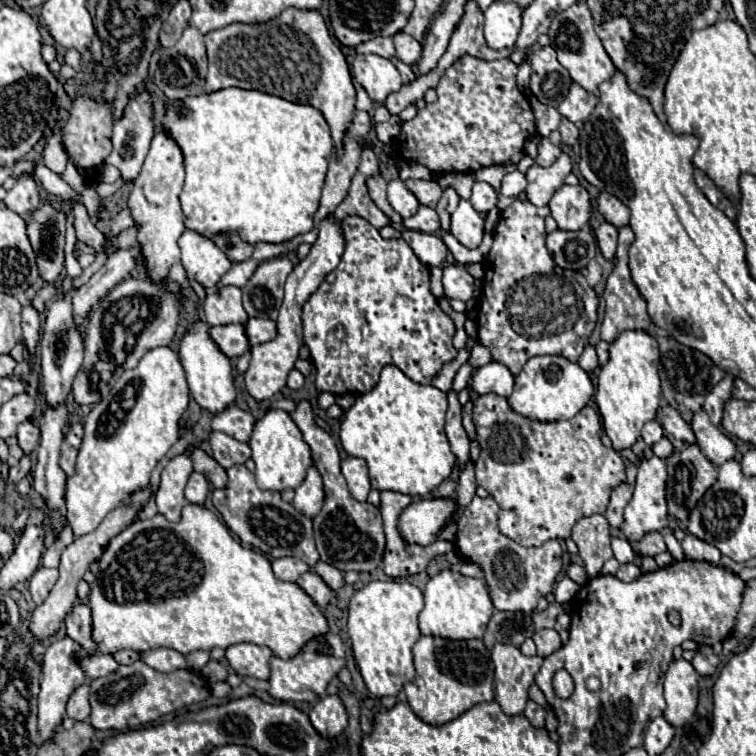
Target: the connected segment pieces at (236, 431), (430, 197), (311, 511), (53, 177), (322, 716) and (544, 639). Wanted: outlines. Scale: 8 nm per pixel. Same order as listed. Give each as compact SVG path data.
M230 406L212 418L212 430L224 432L240 442L250 440L254 424L256 424L256 418L250 412L244 412L236 406Z
M406 180L404 186L420 200L420 204L430 208L436 208L442 196L442 188L436 180Z
M312 464L306 480L296 488L296 496L292 500L292 506L298 512L302 512L304 516L314 518L318 514L318 510L322 508L322 498L324 498L322 476L318 474L318 470L314 470L314 464Z
M36 164L31 173L23 173L17 178L25 176L36 176L50 194L62 198L66 204L68 204L68 202L80 202L80 198L82 198L82 196L80 196L78 192L74 192L58 174L54 174L52 170L48 170L44 164Z
M326 696L316 706L312 706L308 714L316 732L324 738L336 738L348 724L346 710L338 696Z
M540 630L532 638L536 642L538 656L542 656L542 658L550 656L554 650L558 650L562 646L562 640L560 640L560 636L558 636L556 630Z

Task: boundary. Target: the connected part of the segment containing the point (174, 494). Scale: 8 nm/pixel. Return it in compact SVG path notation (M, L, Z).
M188 454L174 456L162 470L160 488L156 492L158 514L170 522L178 522L182 508L188 504L184 498L186 482L192 474L192 460Z

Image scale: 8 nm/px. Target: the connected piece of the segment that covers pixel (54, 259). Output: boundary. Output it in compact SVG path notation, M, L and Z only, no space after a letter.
M44 200L28 224L28 238L36 254L36 264L44 282L58 282L64 270L68 214L56 210L50 200Z

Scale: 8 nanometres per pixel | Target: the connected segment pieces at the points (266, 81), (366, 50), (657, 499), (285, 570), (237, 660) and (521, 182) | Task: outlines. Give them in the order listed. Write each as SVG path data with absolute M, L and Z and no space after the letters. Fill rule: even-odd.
M288 8L280 18L250 26L230 24L204 36L208 48L208 76L206 92L238 86L274 94L288 102L310 104L326 118L334 148L338 154L344 150L344 134L354 120L356 90L352 86L350 68L344 54L332 42L324 18L316 10Z
M380 37L370 40L370 42L364 42L356 48L356 52L362 52L362 54L378 54L382 58L392 58L396 56L396 50L394 50L394 42L392 38Z
M650 456L644 458L638 466L638 476L636 476L636 486L634 486L634 496L624 508L624 524L622 524L622 534L630 542L640 542L648 532L660 532L668 526L668 510L666 510L666 464L662 458Z
M286 556L286 558L278 558L278 560L272 560L272 570L274 570L274 576L280 578L280 580L288 580L288 582L296 582L298 576L306 570L310 570L302 560L298 558L292 558L292 556Z
M234 644L226 650L226 660L240 676L252 676L256 680L270 678L270 662L272 650L256 644Z
M514 170L514 172L508 172L504 178L502 178L502 194L504 196L512 196L512 198L516 198L516 196L520 196L522 192L524 192L524 188L526 188L526 176L522 174L522 172L518 172L518 170Z

